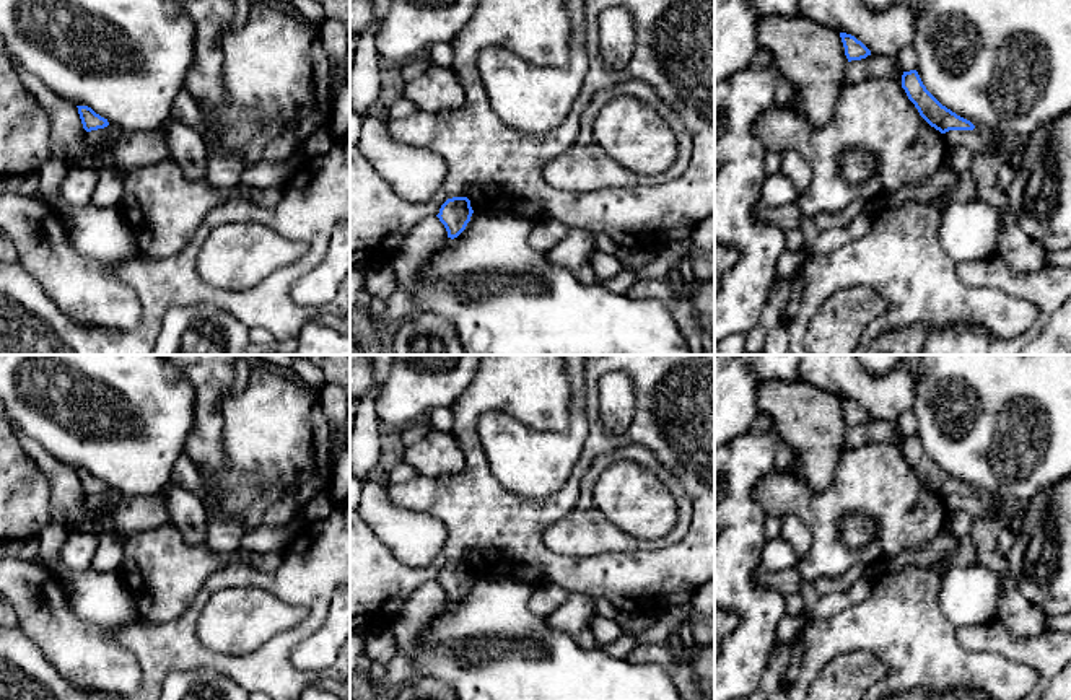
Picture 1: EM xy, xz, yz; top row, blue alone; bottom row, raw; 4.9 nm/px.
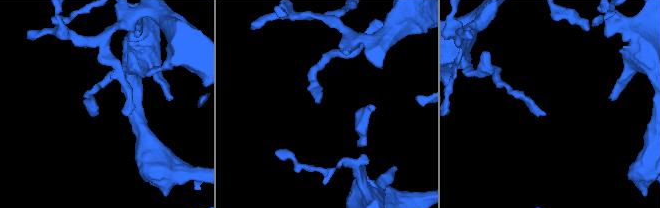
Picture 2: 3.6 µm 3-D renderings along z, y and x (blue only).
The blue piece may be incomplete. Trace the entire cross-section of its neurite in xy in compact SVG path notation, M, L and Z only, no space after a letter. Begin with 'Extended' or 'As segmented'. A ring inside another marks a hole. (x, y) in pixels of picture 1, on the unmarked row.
As segmented. M76 470L76 472L78 472L78 479L80 479L83 493L86 497L104 493L109 490L107 483L96 479L91 472L88 470Z

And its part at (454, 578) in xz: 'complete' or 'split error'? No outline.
complete

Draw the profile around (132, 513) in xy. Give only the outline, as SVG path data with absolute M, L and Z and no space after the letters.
M164 493L130 497L122 495L112 511L114 532L129 537L138 531L153 529L171 521Z

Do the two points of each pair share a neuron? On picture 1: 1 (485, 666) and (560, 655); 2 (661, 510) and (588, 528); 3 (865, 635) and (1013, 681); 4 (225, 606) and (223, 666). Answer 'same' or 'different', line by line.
1: same
2: different
3: same
4: different

